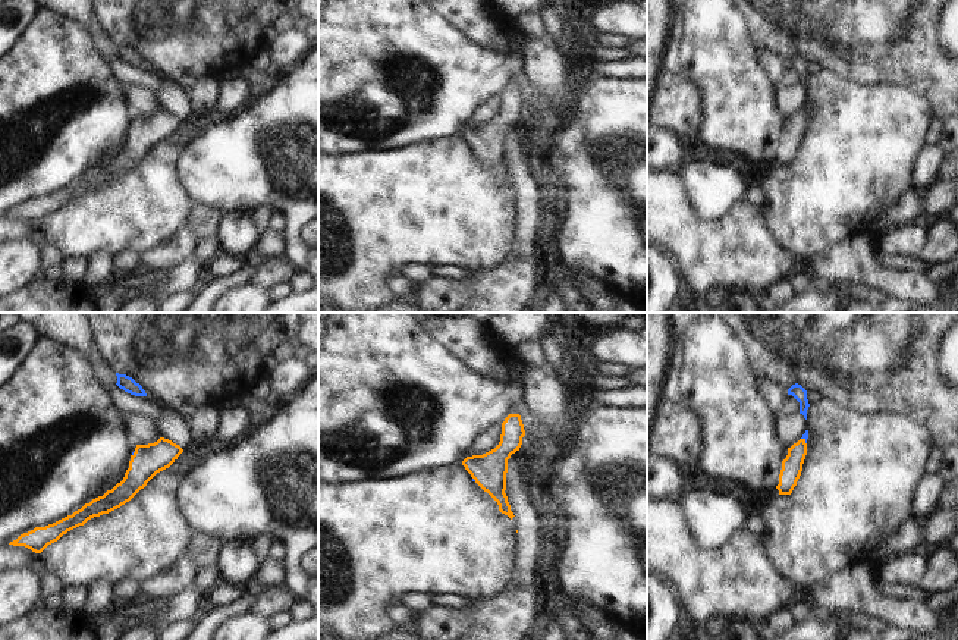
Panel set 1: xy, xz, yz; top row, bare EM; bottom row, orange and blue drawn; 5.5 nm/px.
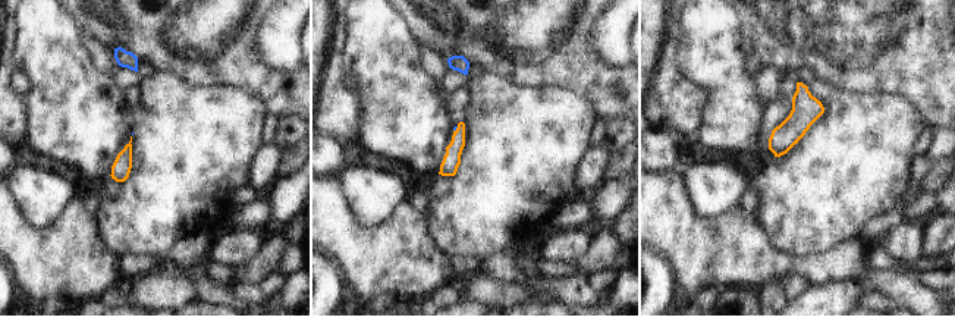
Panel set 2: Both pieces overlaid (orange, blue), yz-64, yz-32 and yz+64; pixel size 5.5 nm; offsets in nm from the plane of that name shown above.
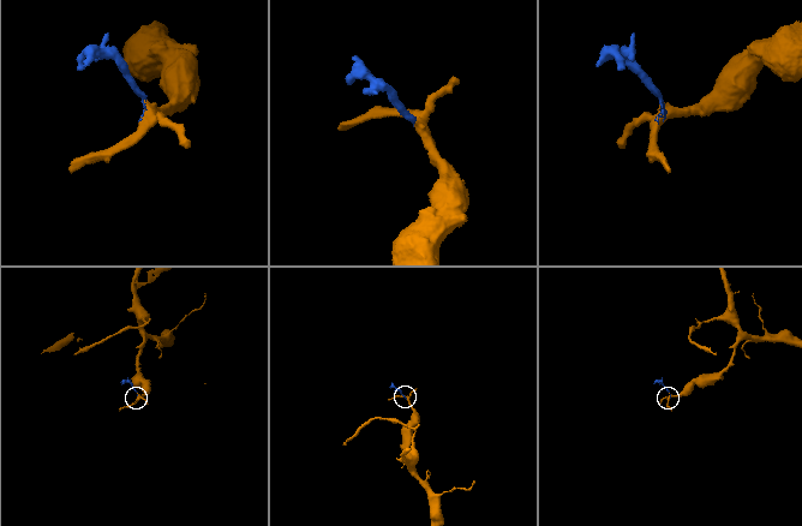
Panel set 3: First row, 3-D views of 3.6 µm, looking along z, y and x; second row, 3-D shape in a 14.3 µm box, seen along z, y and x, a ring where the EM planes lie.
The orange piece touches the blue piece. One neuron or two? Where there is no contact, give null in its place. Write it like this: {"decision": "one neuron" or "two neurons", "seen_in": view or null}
{"decision": "one neuron", "seen_in": "yz"}

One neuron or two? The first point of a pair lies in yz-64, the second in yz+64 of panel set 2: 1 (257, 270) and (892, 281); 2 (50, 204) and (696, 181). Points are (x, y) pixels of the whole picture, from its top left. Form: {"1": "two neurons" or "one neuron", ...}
{"1": "two neurons", "2": "one neuron"}

